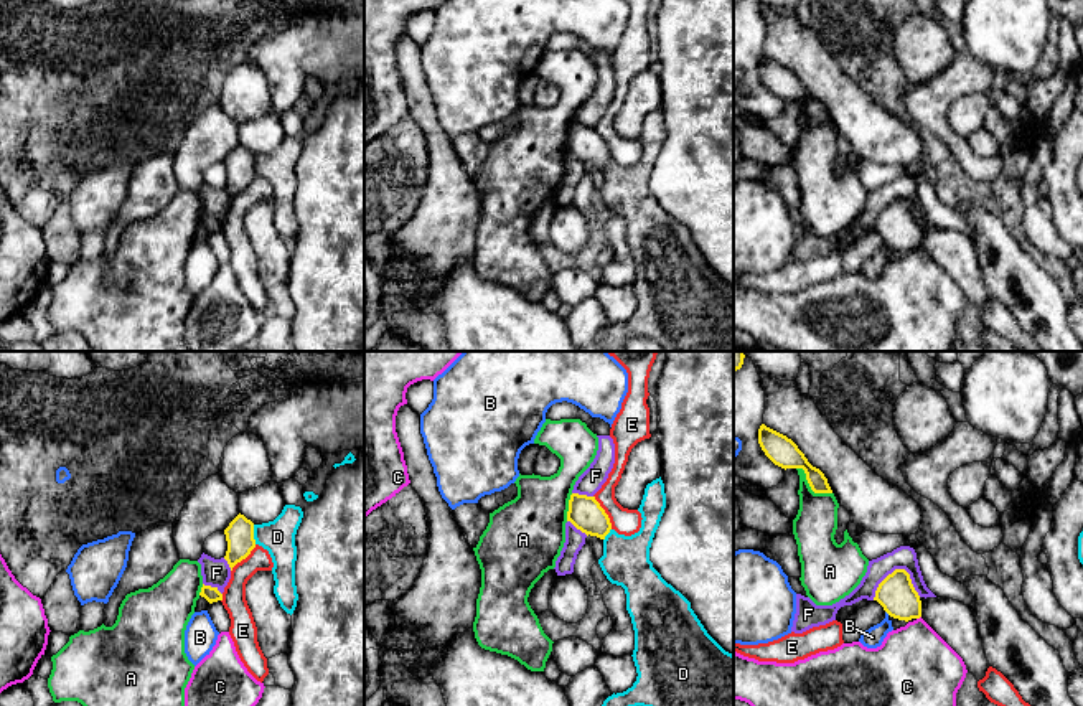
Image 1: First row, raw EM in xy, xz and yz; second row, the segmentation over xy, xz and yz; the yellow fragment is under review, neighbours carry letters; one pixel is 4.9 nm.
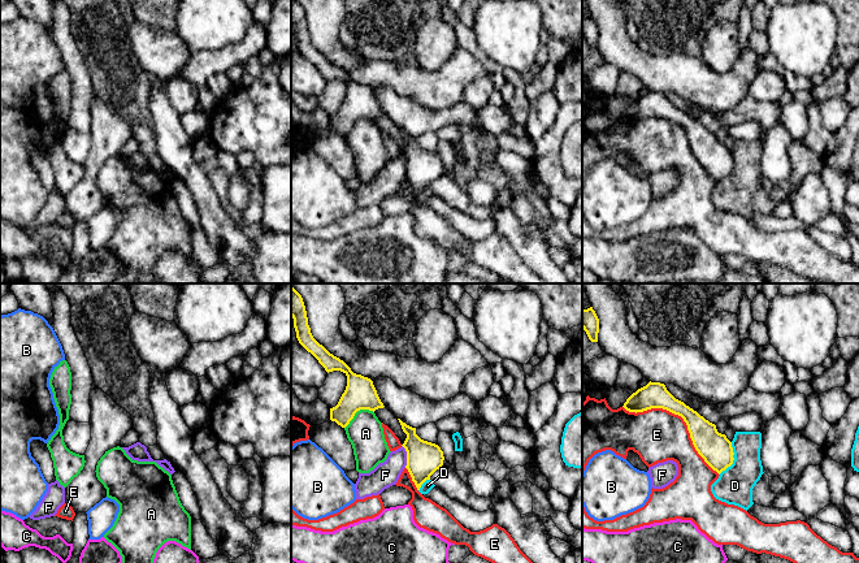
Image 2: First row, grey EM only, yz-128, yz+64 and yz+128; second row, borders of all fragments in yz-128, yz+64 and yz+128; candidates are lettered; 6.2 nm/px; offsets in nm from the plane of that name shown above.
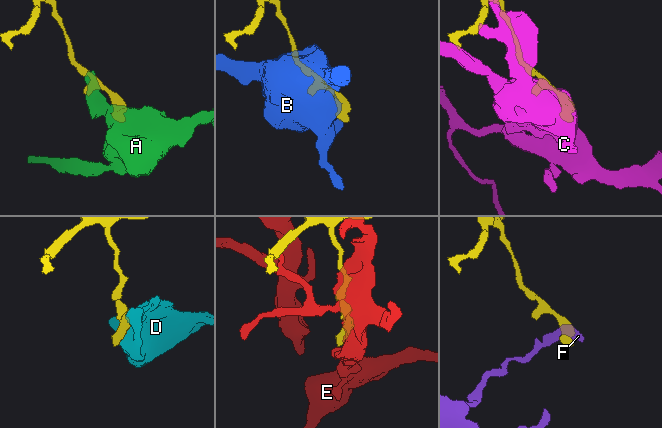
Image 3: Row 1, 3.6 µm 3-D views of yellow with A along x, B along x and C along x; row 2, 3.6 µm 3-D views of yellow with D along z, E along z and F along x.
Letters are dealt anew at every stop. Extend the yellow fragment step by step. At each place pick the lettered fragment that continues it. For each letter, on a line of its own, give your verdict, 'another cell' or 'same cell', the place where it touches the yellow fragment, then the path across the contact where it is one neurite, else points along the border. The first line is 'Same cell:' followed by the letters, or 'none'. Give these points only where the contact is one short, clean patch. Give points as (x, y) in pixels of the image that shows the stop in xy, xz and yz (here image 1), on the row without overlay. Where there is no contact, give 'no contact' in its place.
Same cell: none
A: another cell; contact yz (810, 116)
B: another cell; contact yz (887, 243)
C: another cell; contact yz (918, 248); border yz (920, 246), (917, 249)
D: another cell; contact xy (253, 165)
E: another cell; contact xz (604, 142)
F: another cell; contact yz (897, 200); border yz (920, 226), (910, 207), (894, 200), (872, 230)

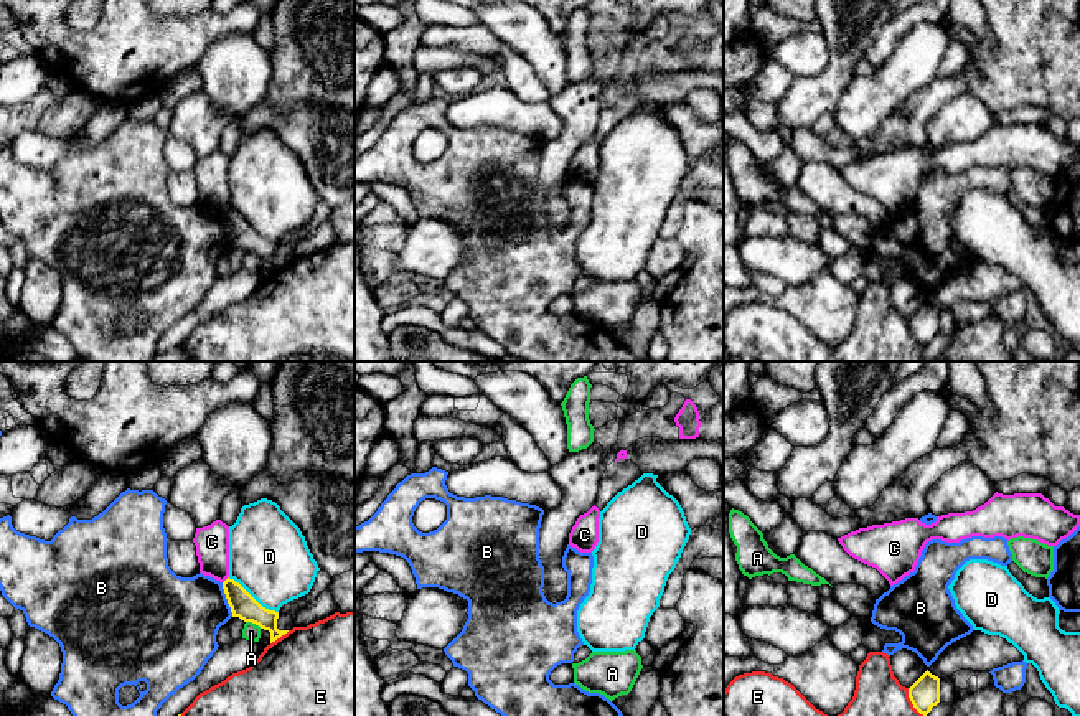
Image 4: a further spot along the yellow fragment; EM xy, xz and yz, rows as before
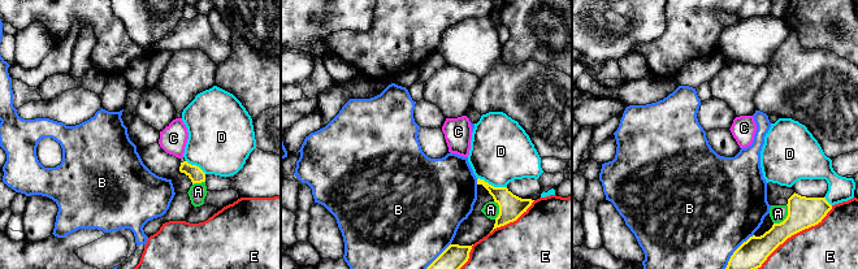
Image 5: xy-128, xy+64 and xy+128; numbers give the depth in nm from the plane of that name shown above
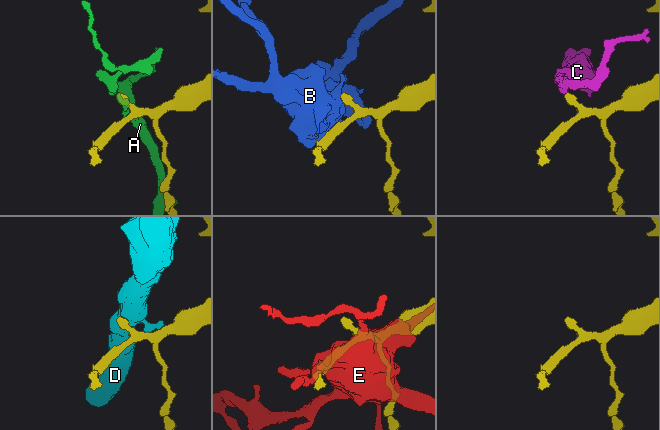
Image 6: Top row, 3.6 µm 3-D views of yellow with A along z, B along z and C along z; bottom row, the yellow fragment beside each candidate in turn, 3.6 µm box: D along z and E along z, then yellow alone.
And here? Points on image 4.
Same cell: none
A: another cell; contact xy (254, 253)
B: another cell; contact xy (226, 228)
C: another cell; contact xy (226, 210); border xy (228, 207), (223, 213)
D: another cell; contact xy (251, 226)
E: another cell; contact yz (912, 334)

